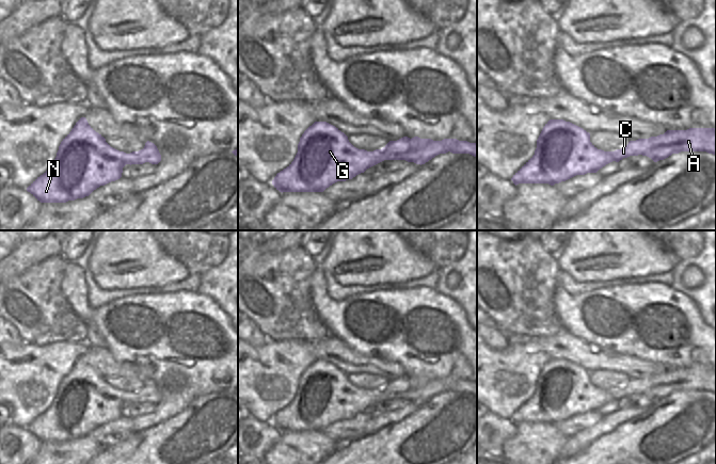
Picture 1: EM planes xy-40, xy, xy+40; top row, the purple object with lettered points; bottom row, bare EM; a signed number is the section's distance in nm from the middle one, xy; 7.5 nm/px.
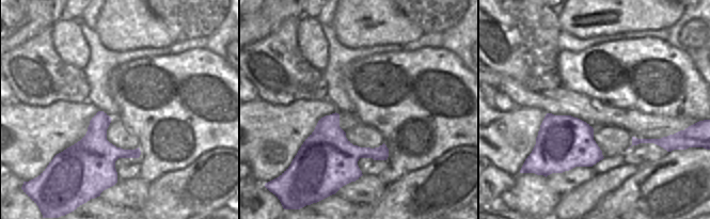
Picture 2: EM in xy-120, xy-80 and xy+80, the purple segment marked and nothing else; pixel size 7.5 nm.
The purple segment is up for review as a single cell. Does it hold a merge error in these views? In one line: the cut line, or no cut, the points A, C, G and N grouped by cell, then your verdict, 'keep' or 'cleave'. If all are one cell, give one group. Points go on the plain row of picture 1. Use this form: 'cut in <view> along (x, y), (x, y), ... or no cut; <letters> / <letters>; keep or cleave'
no cut; A C G N; keep

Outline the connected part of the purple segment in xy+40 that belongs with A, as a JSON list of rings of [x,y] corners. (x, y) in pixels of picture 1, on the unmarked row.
[[[550,358],[543,366],[538,379],[535,394],[513,414],[511,419],[516,425],[519,422],[548,422],[554,425],[561,420],[566,420],[576,414],[585,414],[587,412],[596,412],[606,403],[616,400],[619,401],[623,397],[630,395],[647,395],[654,401],[664,399],[672,393],[681,390],[706,390],[716,395],[716,367],[689,367],[687,369],[667,369],[664,373],[651,375],[649,378],[638,378],[630,380],[629,383],[615,390],[604,390],[598,388],[590,381],[590,372],[583,367],[563,358]]]

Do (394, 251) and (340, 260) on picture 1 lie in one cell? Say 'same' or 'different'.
same

